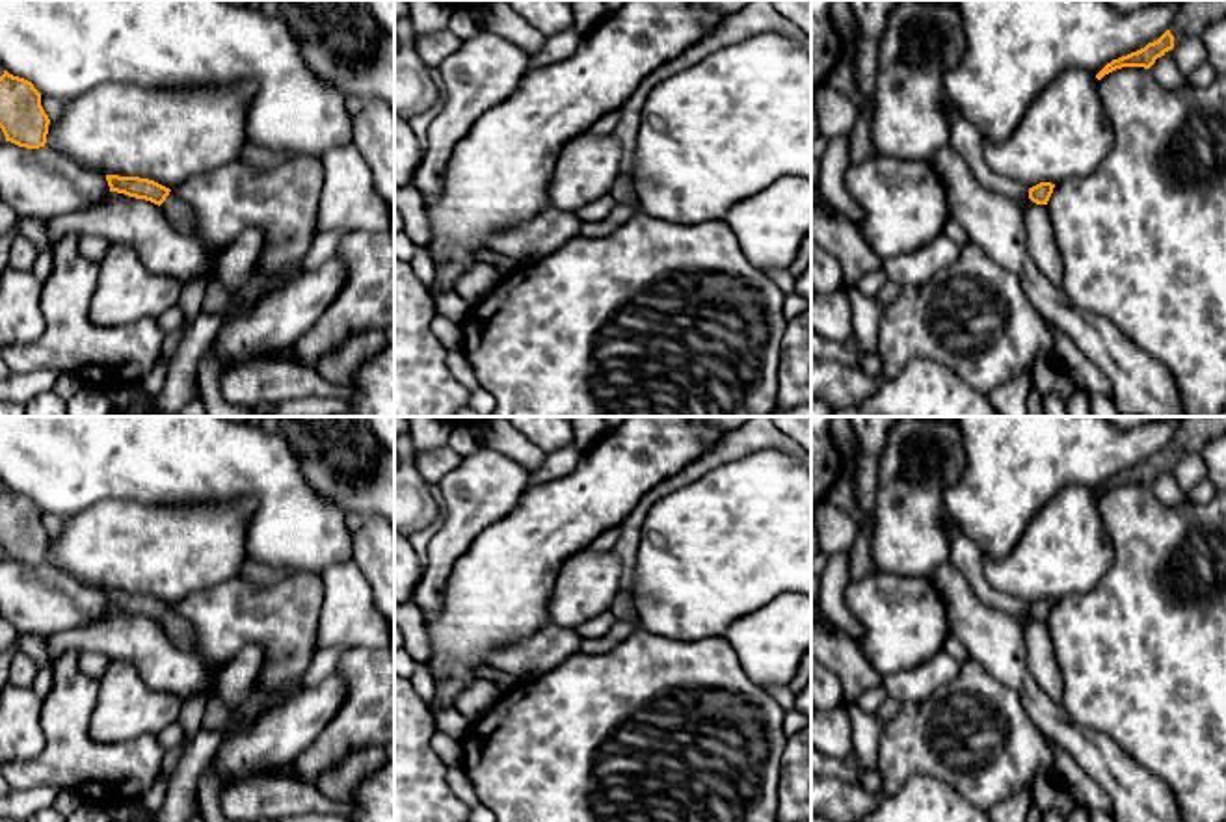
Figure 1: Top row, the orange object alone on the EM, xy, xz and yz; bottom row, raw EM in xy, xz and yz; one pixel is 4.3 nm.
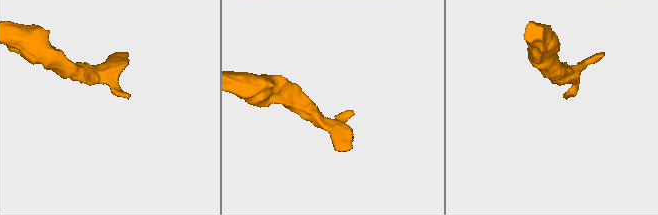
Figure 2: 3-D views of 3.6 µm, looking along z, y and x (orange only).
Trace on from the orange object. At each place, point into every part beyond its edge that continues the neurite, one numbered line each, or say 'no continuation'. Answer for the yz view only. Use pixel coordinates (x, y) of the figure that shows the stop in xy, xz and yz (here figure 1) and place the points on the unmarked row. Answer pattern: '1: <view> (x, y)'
1: yz (1193, 434)

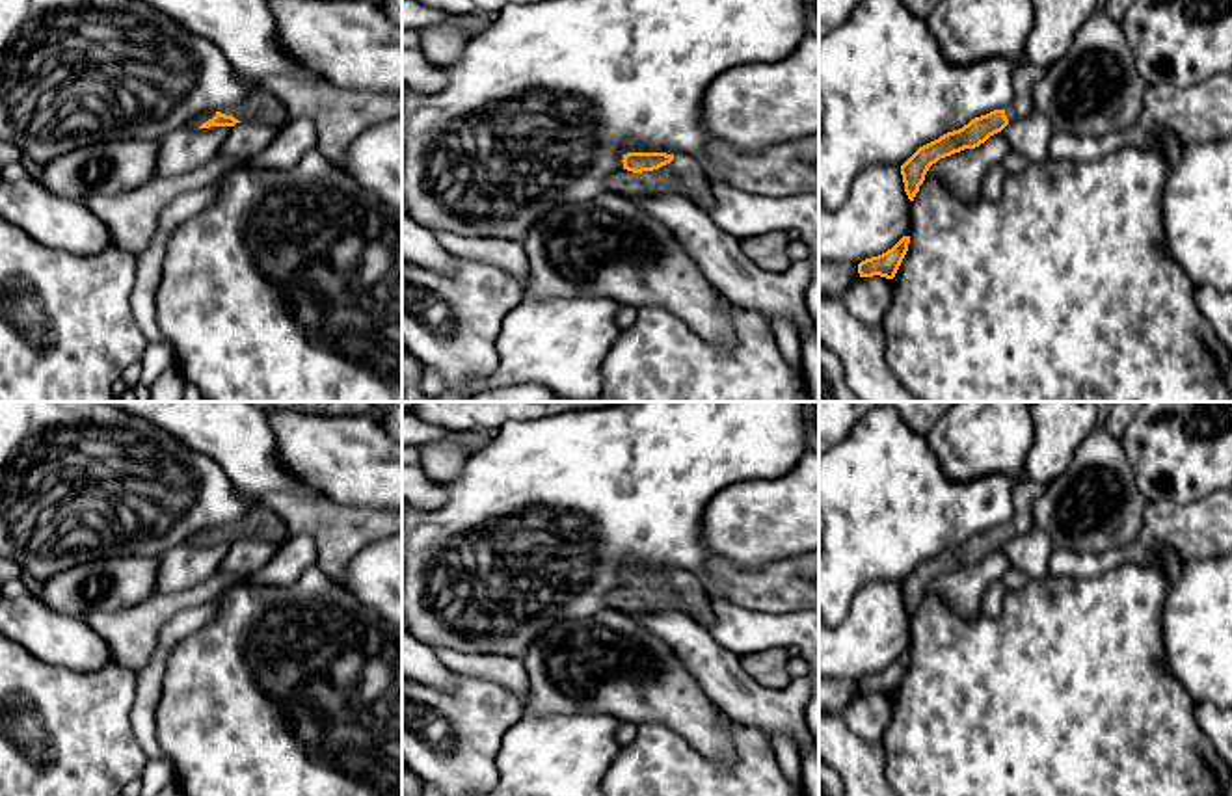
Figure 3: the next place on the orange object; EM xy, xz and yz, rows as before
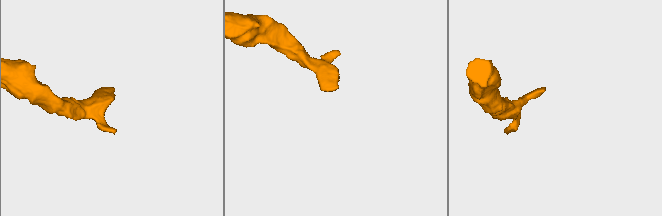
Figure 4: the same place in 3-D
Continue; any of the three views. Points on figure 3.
1: xz (683, 592)

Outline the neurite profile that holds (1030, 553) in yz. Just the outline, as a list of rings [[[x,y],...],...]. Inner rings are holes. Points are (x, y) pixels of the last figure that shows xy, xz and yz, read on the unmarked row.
[[[1033,526],[1024,536],[1011,537],[1001,551],[1012,569],[1029,580],[1042,580],[1048,577],[1050,556],[1055,547],[1048,534]]]

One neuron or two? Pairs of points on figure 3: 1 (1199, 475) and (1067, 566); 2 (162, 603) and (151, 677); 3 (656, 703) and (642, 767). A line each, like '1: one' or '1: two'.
1: two
2: two
3: two

